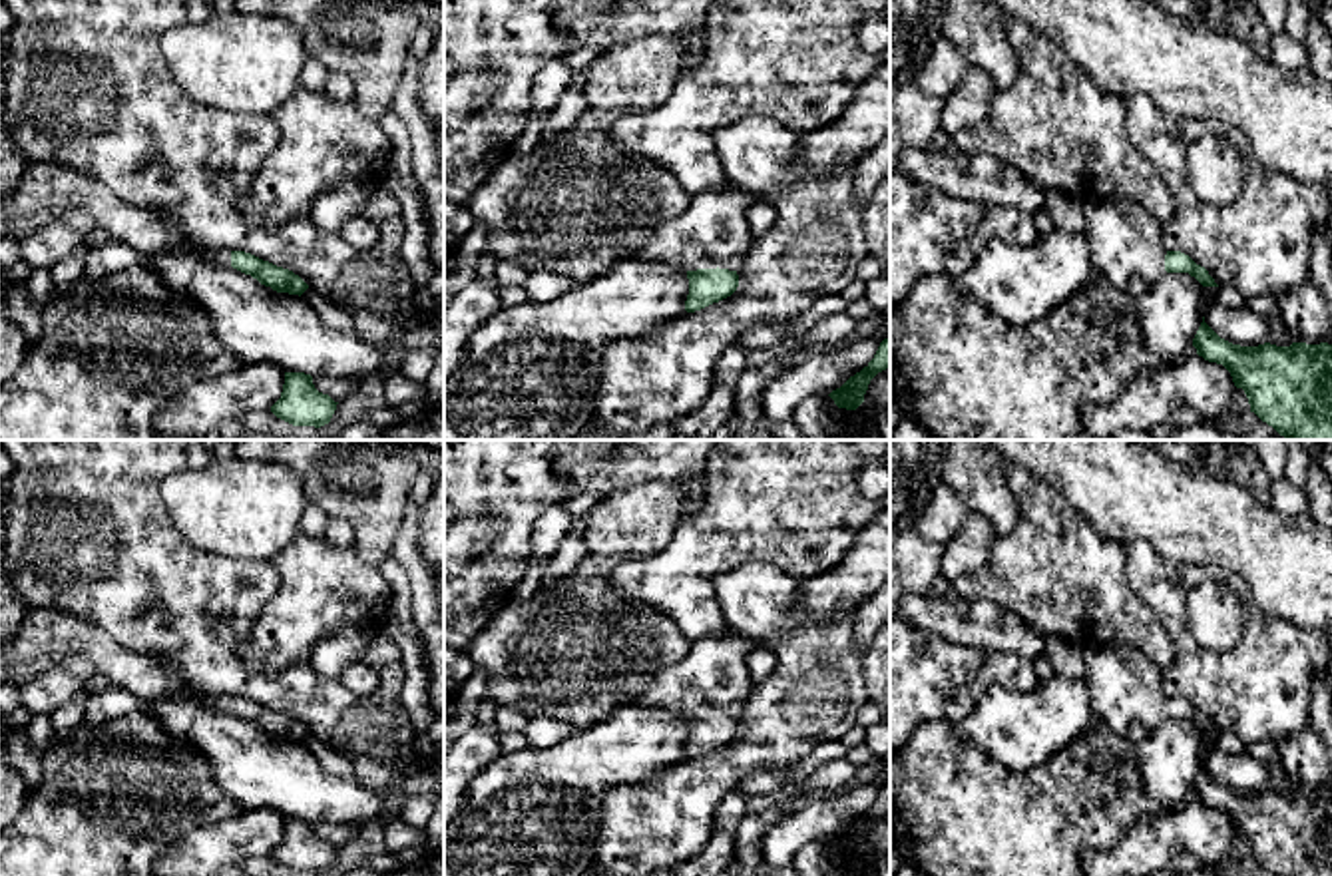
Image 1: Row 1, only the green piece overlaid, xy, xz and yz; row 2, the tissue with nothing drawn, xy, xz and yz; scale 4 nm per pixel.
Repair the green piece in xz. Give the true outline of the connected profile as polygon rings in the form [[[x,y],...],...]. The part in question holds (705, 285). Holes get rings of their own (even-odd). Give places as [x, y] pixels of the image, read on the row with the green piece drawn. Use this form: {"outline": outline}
{"outline": [[[731,181],[691,195],[689,207],[657,227],[629,257],[685,271],[689,279],[685,311],[701,311],[731,297],[739,287],[737,271],[751,241],[747,211],[755,201],[765,199]]]}

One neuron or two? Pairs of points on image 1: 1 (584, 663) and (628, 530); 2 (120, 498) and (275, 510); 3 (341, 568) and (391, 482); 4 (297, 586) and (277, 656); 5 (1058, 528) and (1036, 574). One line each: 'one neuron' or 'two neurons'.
1: one neuron
2: two neurons
3: two neurons
4: one neuron
5: one neuron

